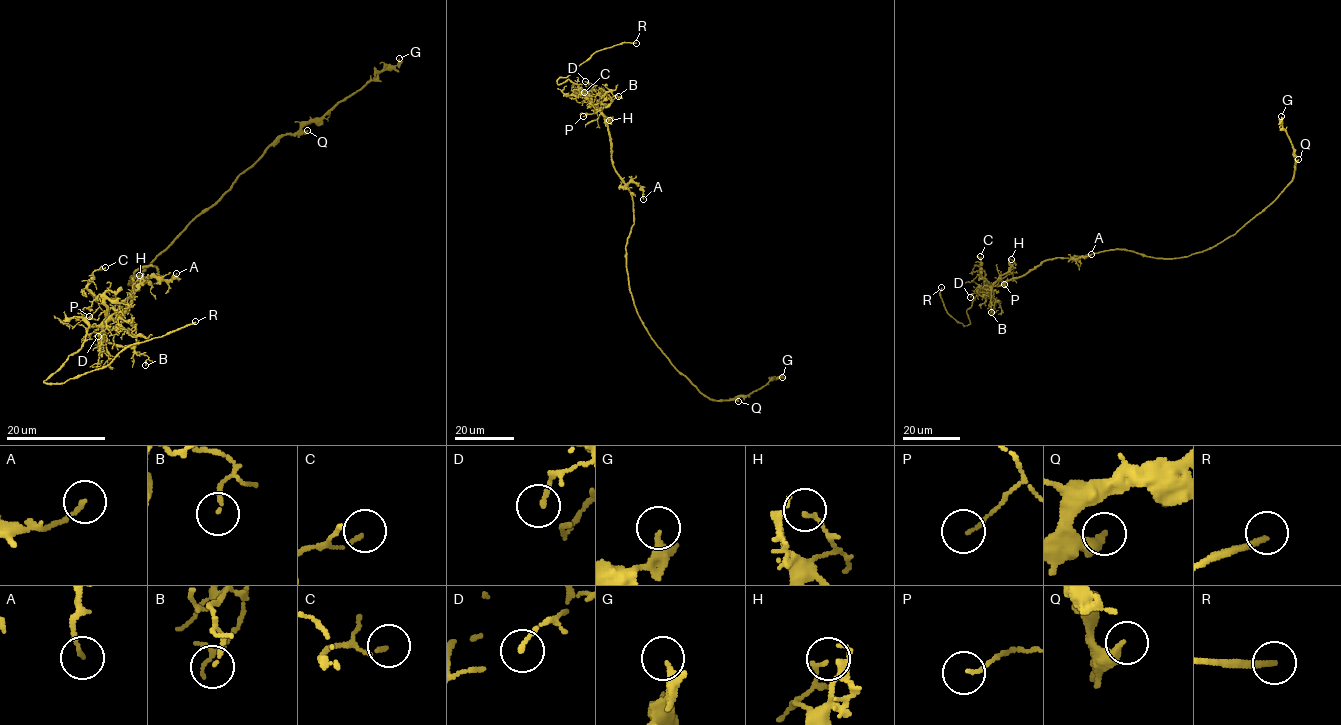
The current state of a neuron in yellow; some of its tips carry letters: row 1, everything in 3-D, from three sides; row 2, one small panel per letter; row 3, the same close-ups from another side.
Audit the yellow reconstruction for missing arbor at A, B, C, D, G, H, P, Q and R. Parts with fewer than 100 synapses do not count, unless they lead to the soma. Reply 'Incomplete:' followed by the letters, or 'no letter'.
Incomplete: R

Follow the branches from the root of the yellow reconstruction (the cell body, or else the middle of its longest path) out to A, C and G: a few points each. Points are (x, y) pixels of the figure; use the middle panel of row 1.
A: (628, 236), (634, 214), (627, 184), (636, 182), (643, 199)
C: (628, 236), (634, 223), (631, 192), (613, 165), (605, 116), (587, 93), (584, 96), (575, 94), (584, 92)
G: (628, 236), (626, 268), (637, 314), (651, 338), (701, 393), (713, 400), (732, 400), (782, 377)

